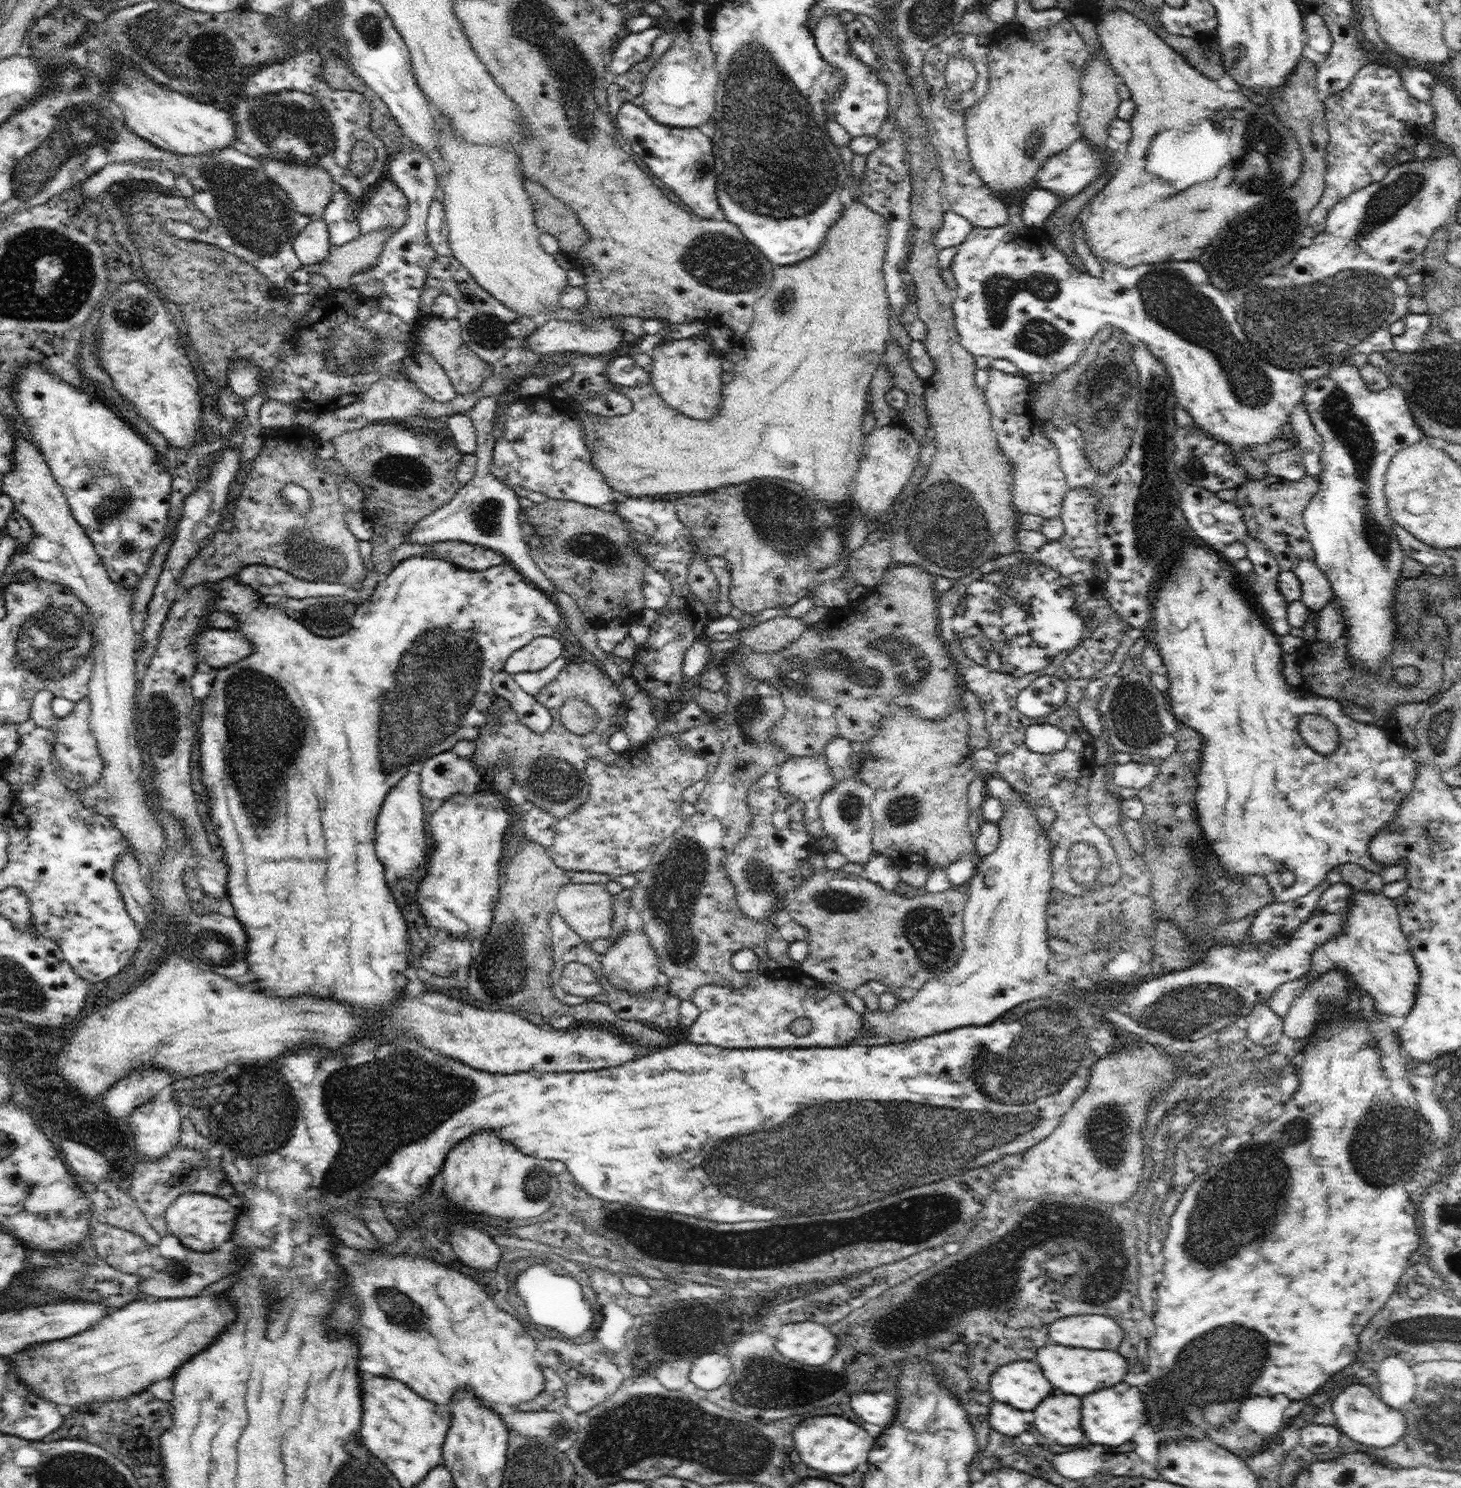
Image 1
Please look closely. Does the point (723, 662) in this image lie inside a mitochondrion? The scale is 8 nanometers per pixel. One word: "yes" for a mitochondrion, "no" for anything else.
no

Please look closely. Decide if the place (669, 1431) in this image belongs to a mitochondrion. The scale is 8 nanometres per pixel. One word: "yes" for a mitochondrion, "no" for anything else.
yes

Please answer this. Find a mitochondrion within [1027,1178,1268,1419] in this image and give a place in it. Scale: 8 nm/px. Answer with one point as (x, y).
(1097, 1273)

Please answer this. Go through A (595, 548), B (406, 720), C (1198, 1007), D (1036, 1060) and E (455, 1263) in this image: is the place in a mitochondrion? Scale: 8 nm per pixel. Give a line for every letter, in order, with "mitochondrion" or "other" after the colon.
A: mitochondrion
B: mitochondrion
C: mitochondrion
D: mitochondrion
E: other

